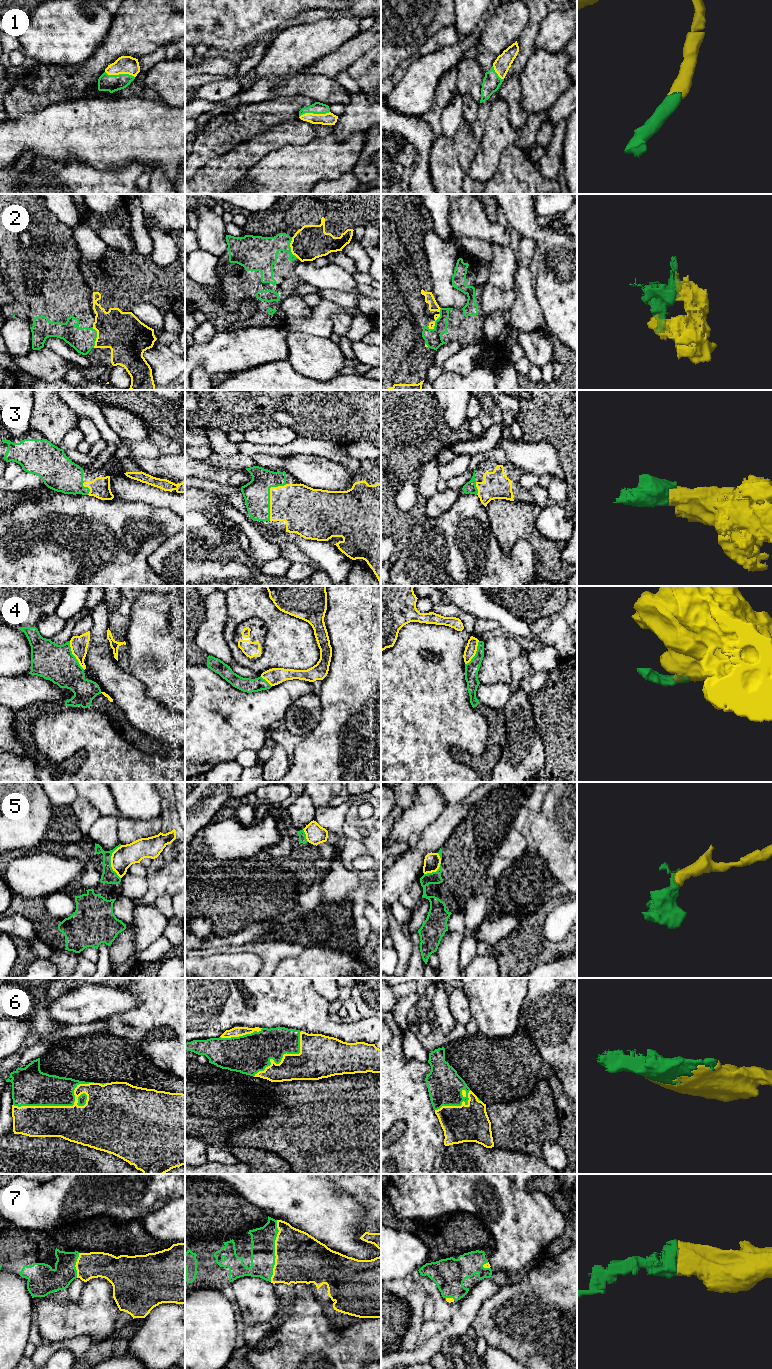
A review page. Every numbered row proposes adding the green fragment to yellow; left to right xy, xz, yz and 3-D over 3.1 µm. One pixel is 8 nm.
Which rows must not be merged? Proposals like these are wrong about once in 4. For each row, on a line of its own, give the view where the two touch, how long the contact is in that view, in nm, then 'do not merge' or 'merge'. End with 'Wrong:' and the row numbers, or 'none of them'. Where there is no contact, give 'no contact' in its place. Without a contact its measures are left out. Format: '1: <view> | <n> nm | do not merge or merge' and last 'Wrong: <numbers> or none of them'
1: xz | 260 nm | merge
2: yz | 200 nm | do not merge
3: xz | 320 nm | merge
4: xy | 260 nm | do not merge
5: xy | 280 nm | do not merge
6: xy | 650 nm | merge
7: xz | 300 nm | merge
Wrong: 2, 4, 5

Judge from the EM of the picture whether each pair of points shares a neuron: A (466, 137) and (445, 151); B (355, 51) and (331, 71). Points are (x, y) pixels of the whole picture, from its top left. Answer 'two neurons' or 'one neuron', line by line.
A: one neuron
B: one neuron

